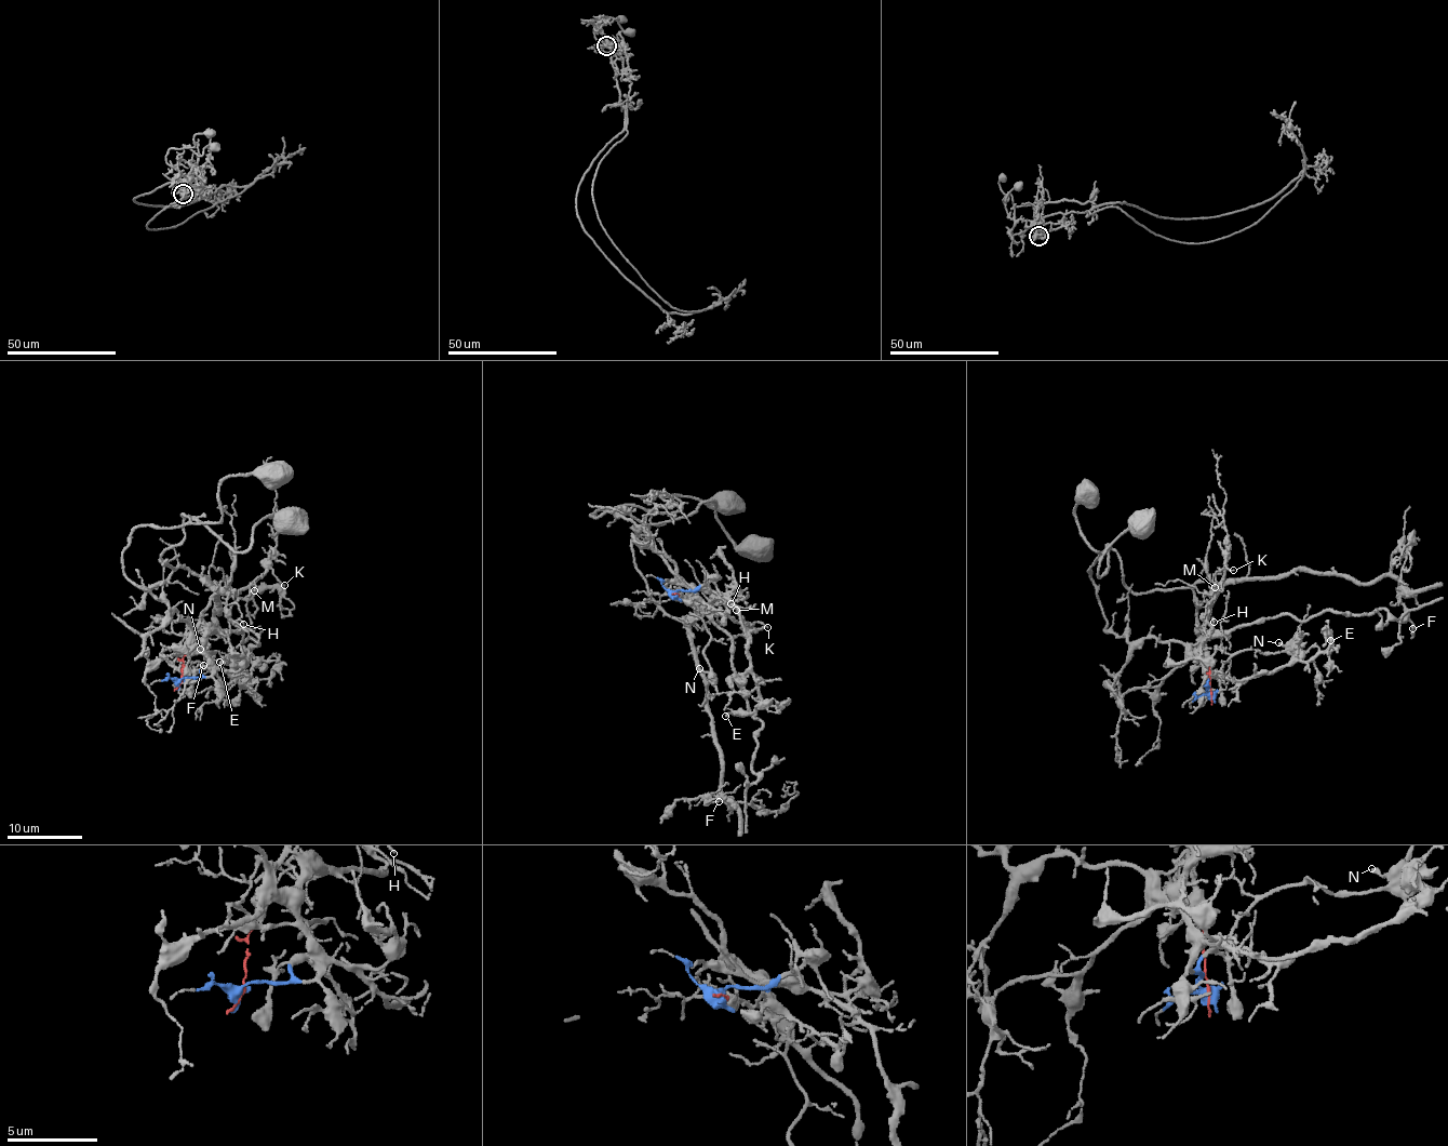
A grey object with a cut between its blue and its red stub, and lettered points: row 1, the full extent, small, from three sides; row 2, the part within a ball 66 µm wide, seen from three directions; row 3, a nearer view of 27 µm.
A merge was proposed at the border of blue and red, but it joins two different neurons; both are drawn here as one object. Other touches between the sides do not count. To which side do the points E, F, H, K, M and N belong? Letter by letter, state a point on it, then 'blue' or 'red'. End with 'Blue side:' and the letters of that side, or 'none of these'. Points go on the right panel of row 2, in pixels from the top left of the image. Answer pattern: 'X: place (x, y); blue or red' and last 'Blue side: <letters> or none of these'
E: place (1330, 640); blue
F: place (1412, 628); red
H: place (1214, 622); red
K: place (1233, 570); red
M: place (1215, 587); red
N: place (1278, 642); blue
Blue side: E, N

